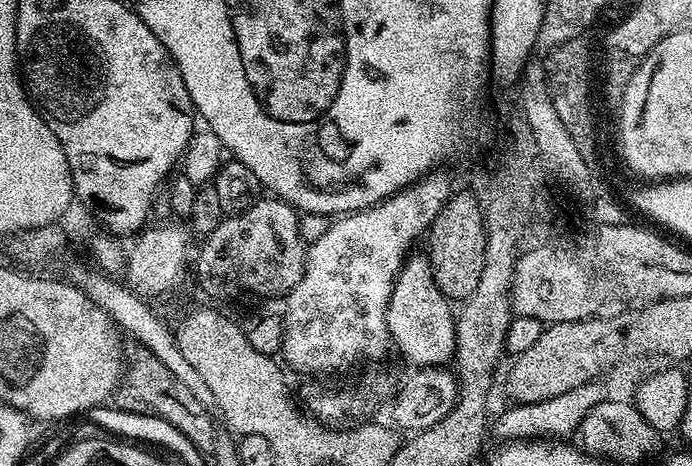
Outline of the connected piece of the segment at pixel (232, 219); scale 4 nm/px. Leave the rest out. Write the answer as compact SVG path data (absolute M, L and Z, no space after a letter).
M259 198L252 205L234 216L223 217L220 225L203 237L200 253L196 256L196 280L208 296L216 300L236 300L239 296L280 296L287 297L304 273L306 245L298 234L300 216L297 209L285 200Z

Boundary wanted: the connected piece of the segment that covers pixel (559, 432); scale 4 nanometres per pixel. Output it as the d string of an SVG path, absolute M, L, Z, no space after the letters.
M607 379L591 380L577 388L566 390L558 398L550 398L533 404L513 403L496 420L496 432L504 442L528 442L533 438L568 438L571 432L579 429L582 418L594 406L598 406L607 400L617 399L618 392L612 384L607 384Z

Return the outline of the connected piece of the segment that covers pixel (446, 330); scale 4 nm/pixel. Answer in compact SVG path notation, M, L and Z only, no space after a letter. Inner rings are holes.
M409 255L400 267L386 310L391 343L412 363L413 369L447 365L456 354L456 319L453 305L438 290L427 255Z

